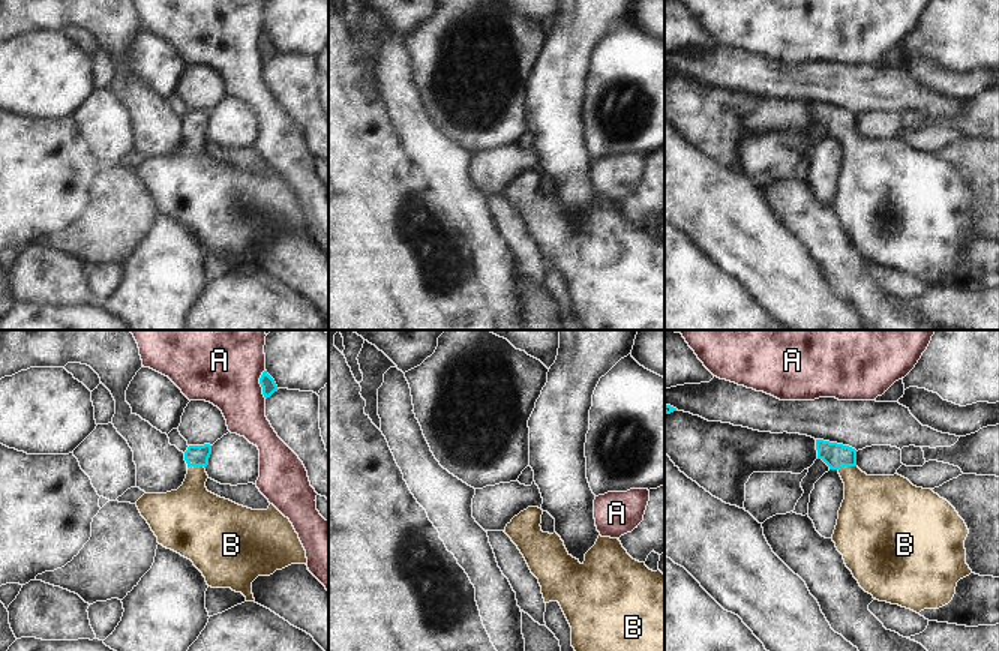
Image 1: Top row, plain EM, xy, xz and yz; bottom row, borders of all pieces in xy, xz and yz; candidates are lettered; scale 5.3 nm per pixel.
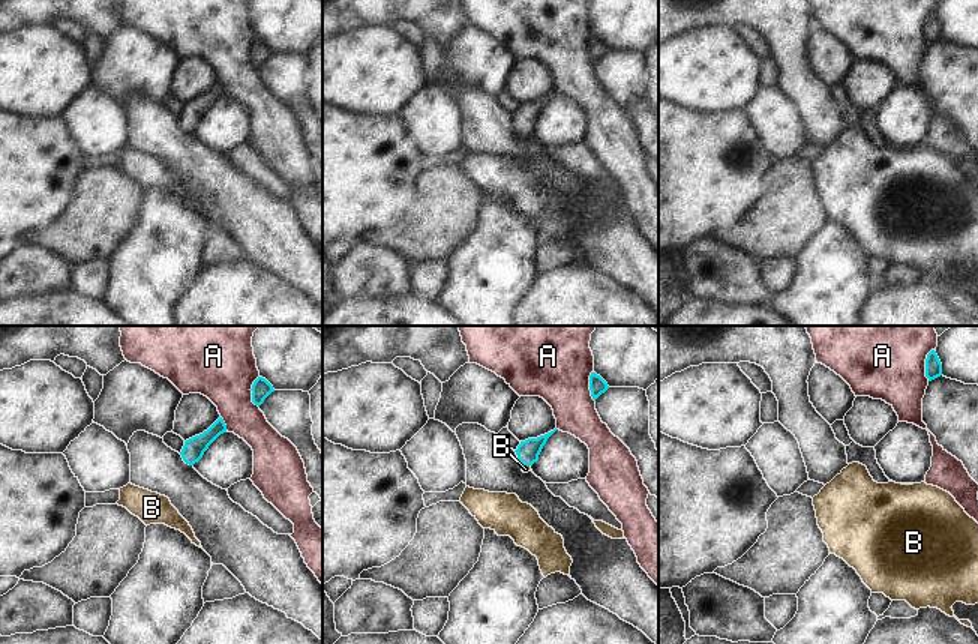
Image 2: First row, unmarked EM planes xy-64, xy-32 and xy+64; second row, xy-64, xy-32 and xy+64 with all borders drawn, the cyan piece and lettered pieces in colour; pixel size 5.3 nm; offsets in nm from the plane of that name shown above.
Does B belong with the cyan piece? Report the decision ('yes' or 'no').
yes

